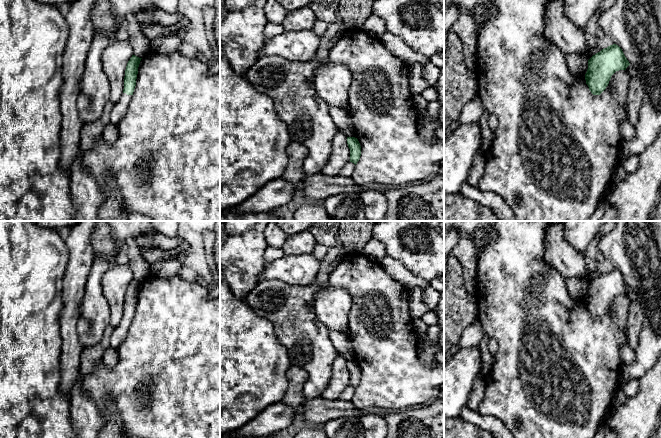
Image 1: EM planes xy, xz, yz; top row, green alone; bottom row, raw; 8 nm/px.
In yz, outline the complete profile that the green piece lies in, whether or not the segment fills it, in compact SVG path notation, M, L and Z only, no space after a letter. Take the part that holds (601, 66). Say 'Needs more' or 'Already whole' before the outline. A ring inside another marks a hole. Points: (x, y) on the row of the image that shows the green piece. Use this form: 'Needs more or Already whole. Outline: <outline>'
Already whole. Outline: M610 45L593 55L588 60L585 74L586 84L593 95L600 95L608 86L611 76L619 70L626 70L630 65L622 49Z

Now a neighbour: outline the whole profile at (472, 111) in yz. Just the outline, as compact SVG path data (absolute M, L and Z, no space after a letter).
M477 95L463 106L461 114L459 116L459 123L471 124L480 122L483 113L483 104L479 95Z

